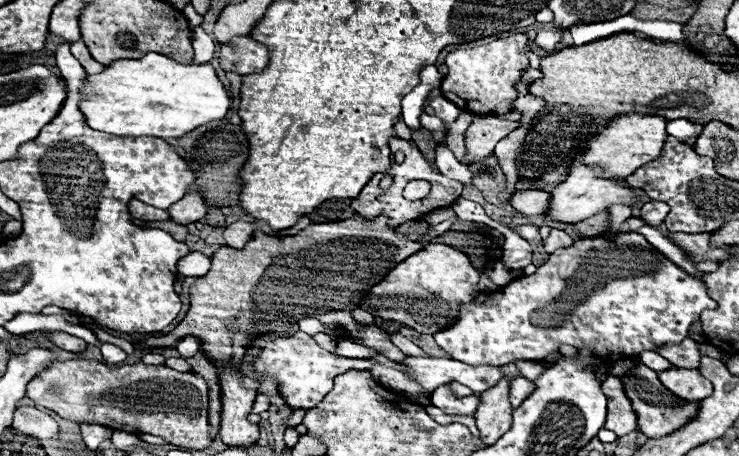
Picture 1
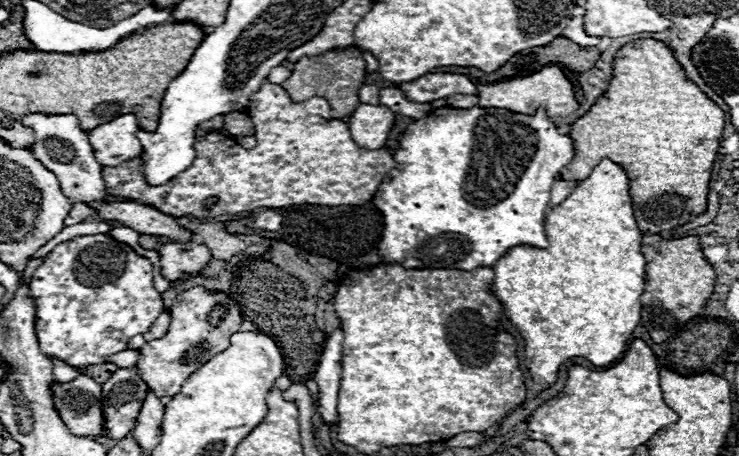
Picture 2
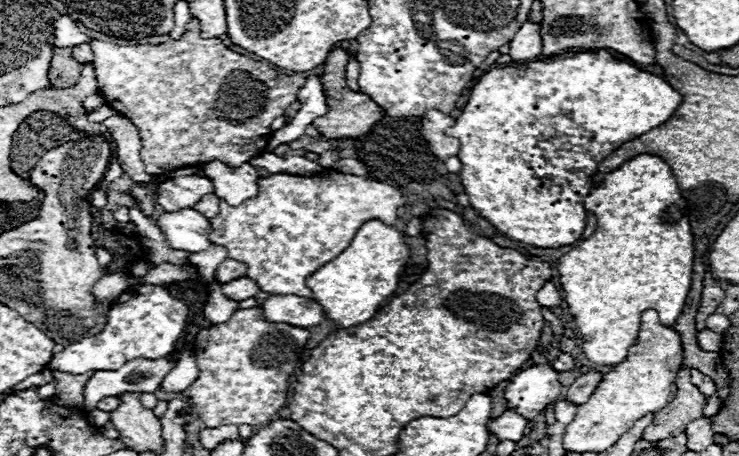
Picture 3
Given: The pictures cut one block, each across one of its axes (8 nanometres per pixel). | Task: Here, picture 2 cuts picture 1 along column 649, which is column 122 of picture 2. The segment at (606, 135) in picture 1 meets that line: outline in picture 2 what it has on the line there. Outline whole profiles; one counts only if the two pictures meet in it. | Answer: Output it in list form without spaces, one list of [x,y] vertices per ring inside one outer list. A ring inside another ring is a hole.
[[[124,114],[124,116],[112,120],[108,124],[102,124],[98,128],[90,130],[88,132],[88,140],[90,140],[92,148],[94,148],[96,160],[100,164],[104,164],[104,166],[118,166],[124,160],[138,158],[142,154],[142,146],[140,146],[138,138],[136,138],[136,130],[140,130],[140,126],[138,126],[138,120],[136,120],[134,114]]]

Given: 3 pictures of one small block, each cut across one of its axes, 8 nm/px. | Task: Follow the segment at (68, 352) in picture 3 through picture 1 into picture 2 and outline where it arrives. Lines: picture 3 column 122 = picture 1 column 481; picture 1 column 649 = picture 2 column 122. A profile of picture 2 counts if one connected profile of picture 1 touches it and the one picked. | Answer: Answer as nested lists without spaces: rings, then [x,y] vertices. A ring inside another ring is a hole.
[[[108,234],[76,236],[68,242],[58,244],[34,270],[30,290],[36,300],[34,322],[40,350],[48,358],[58,358],[74,368],[102,364],[112,354],[126,350],[130,338],[134,334],[146,332],[164,310],[162,296],[154,288],[152,264],[144,256],[128,248],[128,244],[120,244]]]

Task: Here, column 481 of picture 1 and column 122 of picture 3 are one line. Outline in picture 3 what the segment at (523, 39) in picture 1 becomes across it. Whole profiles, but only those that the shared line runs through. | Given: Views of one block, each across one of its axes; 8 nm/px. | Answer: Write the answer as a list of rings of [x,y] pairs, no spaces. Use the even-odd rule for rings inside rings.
[[[196,18],[186,24],[186,32],[180,40],[170,40],[166,44],[118,46],[102,40],[92,40],[90,46],[94,52],[92,66],[96,70],[98,90],[112,110],[130,118],[136,126],[142,138],[140,156],[146,164],[146,174],[152,176],[162,176],[176,168],[208,160],[240,166],[250,162],[254,156],[260,156],[270,140],[270,124],[286,112],[306,82],[300,74],[268,74],[262,62],[232,52],[220,38],[202,38]]]

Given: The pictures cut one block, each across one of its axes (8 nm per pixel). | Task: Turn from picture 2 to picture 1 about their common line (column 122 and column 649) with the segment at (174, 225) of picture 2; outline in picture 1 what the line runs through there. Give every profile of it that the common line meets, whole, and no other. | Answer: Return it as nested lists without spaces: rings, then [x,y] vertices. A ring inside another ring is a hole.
[[[652,200],[652,202],[648,202],[648,204],[642,206],[642,214],[640,214],[640,216],[642,216],[642,220],[646,220],[646,224],[650,224],[650,226],[660,226],[660,224],[664,222],[664,218],[666,218],[668,212],[670,212],[668,204]]]

